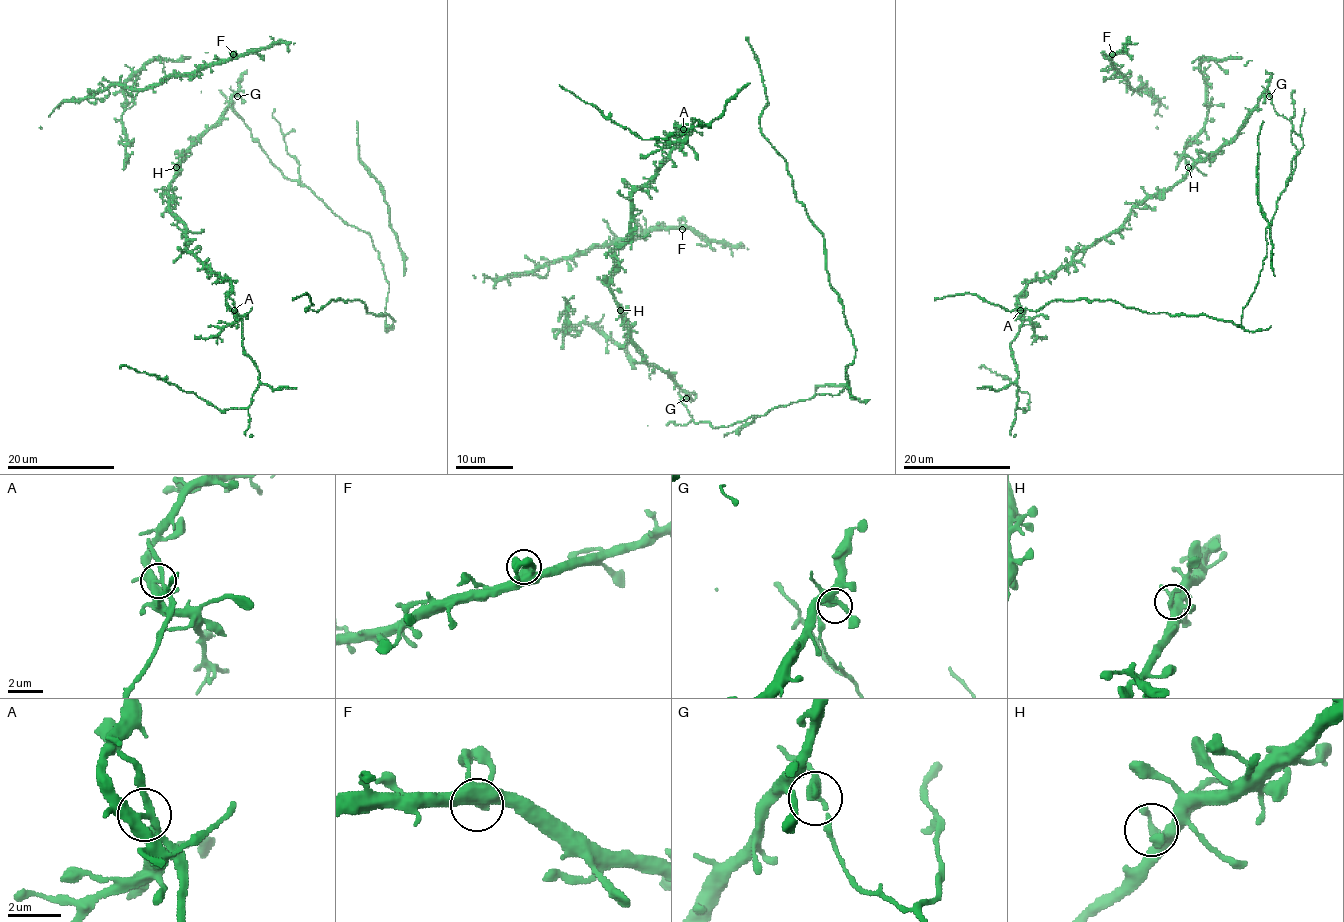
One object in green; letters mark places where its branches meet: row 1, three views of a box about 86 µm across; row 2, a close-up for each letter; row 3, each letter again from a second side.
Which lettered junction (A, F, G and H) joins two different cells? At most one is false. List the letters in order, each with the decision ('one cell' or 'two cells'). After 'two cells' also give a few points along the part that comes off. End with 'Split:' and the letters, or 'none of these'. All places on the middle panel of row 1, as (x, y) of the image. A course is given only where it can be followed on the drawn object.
A: two cells; foreign part runs (683, 129), (691, 131), (692, 119), (709, 126), (642, 139), (559, 85)
F: one cell
G: one cell
H: one cell
Split: A

